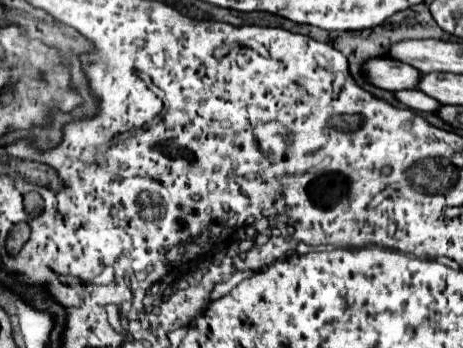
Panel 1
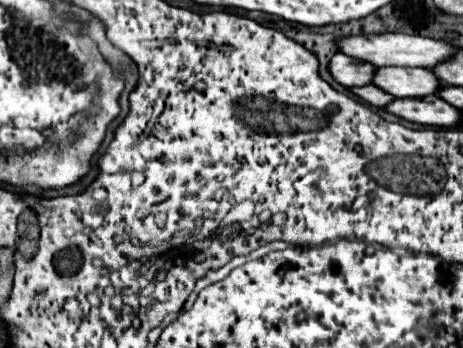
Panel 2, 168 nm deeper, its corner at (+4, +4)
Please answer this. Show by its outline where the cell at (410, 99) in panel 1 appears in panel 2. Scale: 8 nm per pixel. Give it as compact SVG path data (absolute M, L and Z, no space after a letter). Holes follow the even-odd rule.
M374 84L356 86L356 88L350 88L350 92L376 108L384 108L384 104L388 104L394 98L394 96L386 96L386 92L382 92L380 88L374 88Z

